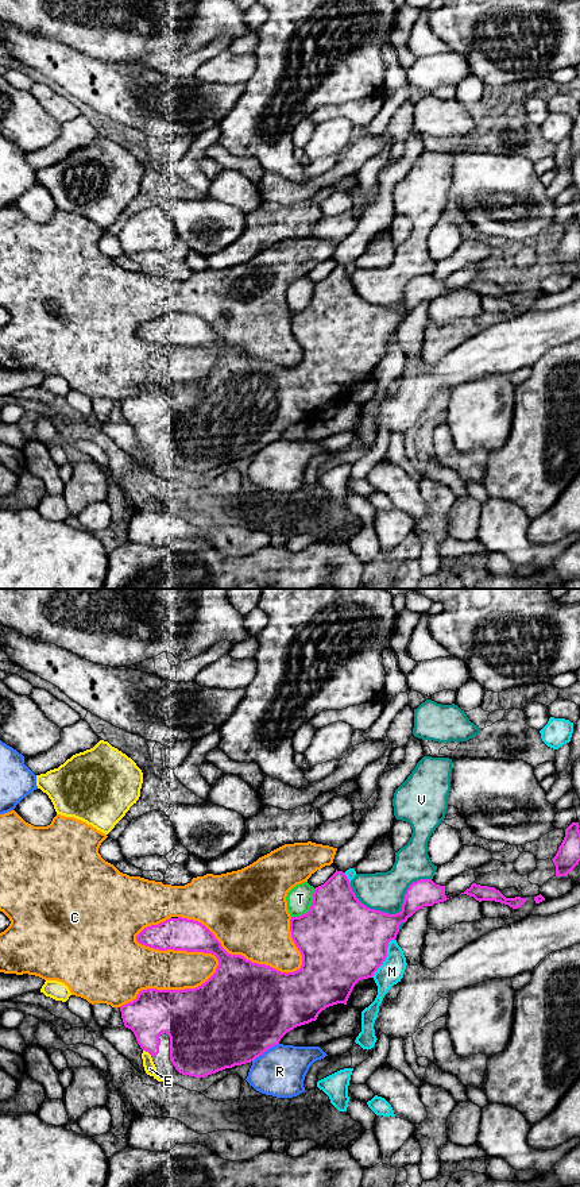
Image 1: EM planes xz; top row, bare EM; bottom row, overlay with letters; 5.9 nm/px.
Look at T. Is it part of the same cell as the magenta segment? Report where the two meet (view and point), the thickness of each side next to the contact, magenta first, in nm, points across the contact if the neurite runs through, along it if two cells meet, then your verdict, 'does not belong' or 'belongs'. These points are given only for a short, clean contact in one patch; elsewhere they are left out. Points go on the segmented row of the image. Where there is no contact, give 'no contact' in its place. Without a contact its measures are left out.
xz (310, 908) | 480/150 nm | belongs

